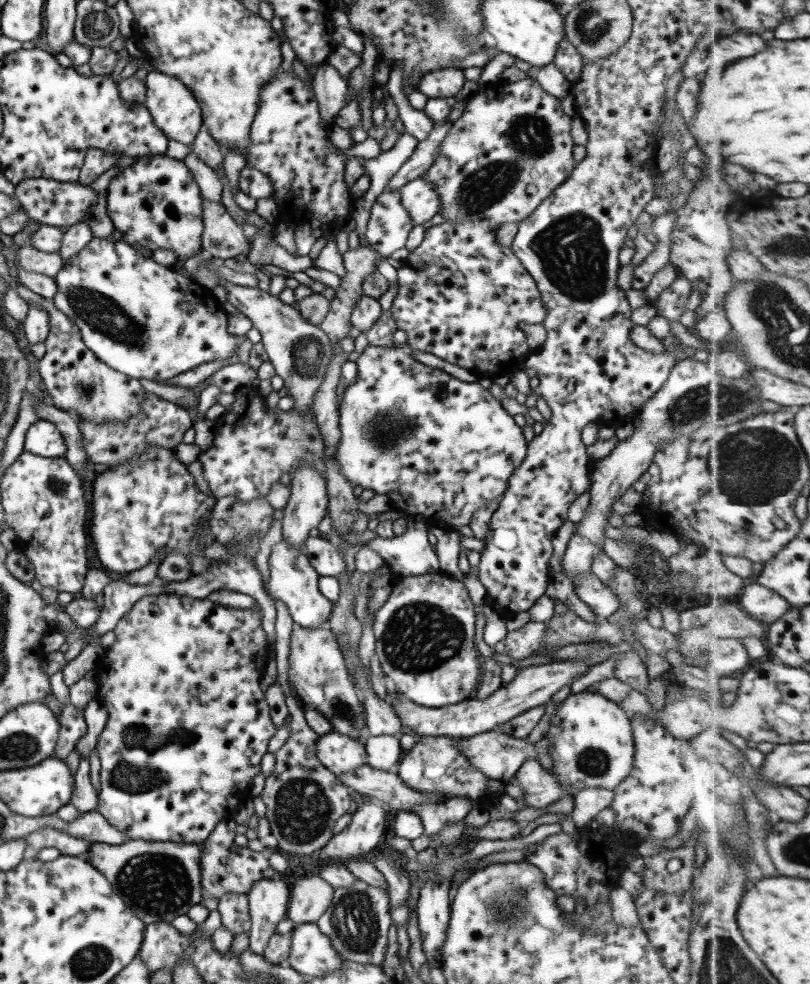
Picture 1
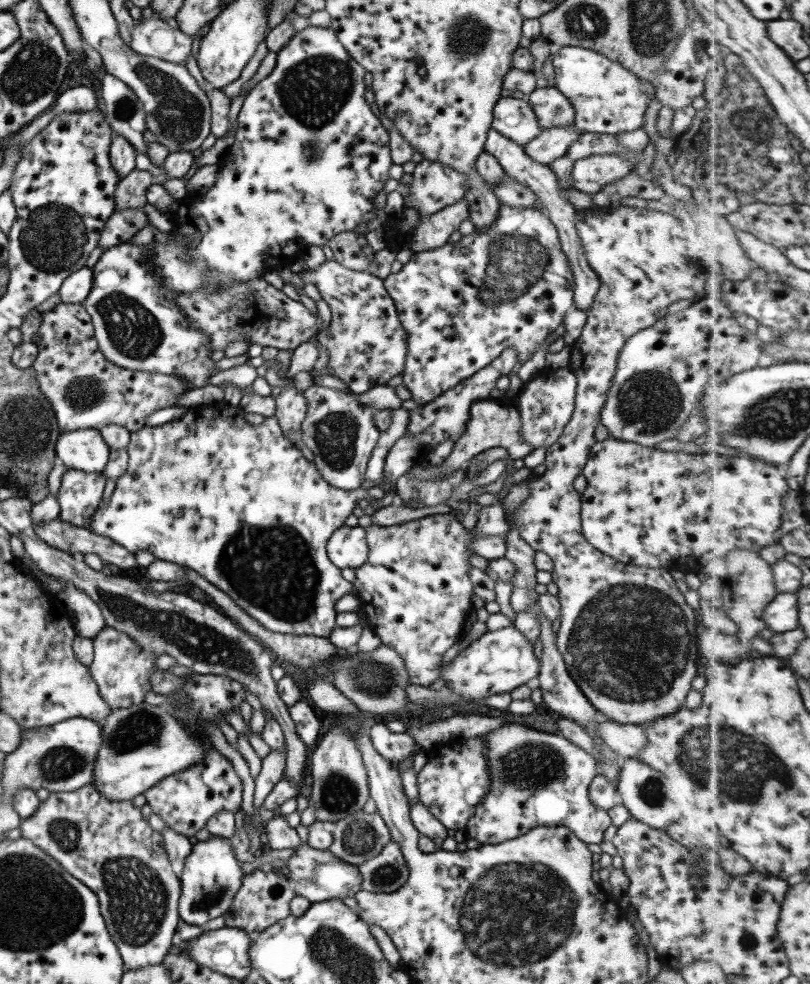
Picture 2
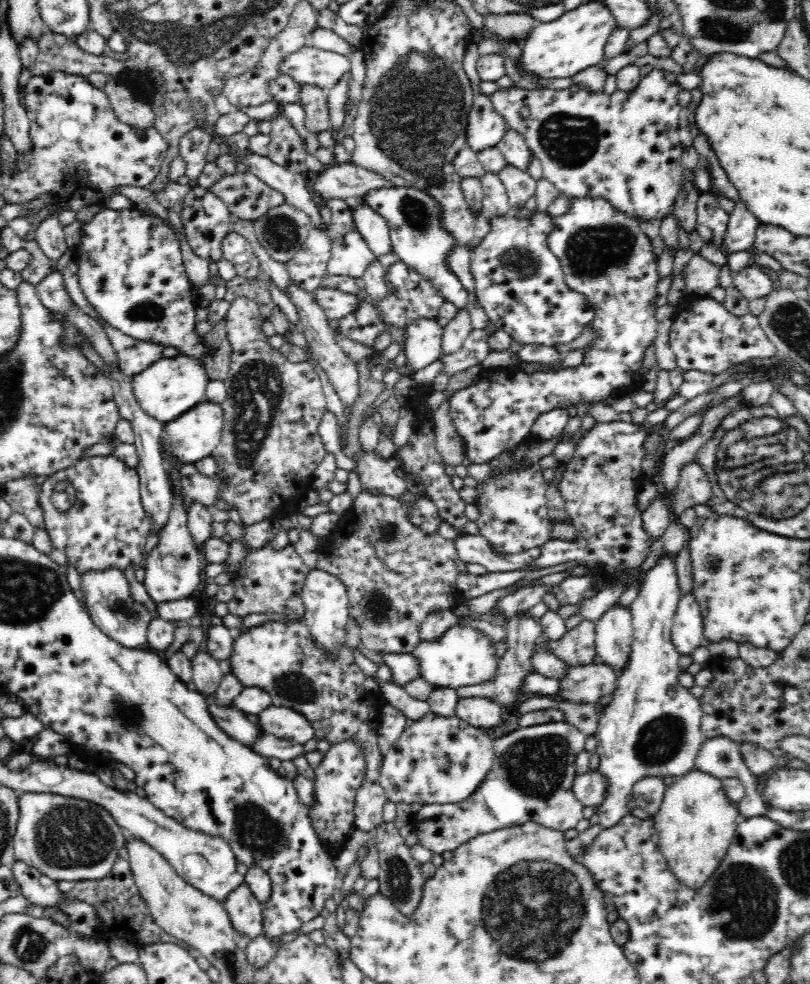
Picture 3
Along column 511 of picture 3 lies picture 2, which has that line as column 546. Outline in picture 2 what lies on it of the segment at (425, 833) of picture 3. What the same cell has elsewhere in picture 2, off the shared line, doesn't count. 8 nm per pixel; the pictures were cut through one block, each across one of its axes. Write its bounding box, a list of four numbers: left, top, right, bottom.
[465,724,612,845]

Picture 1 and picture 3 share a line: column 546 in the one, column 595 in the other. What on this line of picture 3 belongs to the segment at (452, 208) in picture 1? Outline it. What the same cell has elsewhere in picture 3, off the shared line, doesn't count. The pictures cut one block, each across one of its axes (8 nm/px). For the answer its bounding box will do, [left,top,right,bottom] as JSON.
[489,68,685,224]

